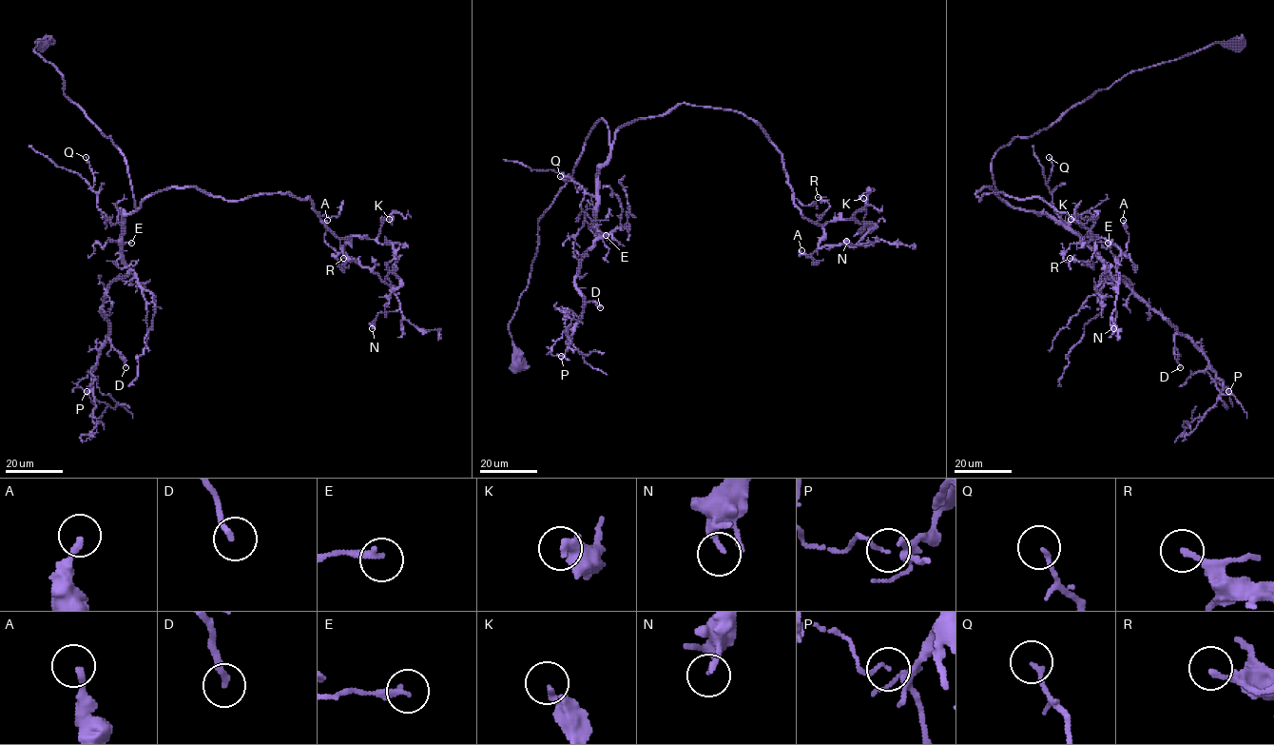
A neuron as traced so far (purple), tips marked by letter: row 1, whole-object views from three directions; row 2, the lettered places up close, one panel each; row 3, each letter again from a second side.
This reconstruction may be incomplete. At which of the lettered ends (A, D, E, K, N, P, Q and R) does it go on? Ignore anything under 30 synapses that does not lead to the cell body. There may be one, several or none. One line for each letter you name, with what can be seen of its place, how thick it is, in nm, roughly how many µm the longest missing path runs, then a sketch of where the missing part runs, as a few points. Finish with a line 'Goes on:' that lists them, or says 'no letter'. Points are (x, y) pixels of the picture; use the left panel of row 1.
Goes on: no letter

